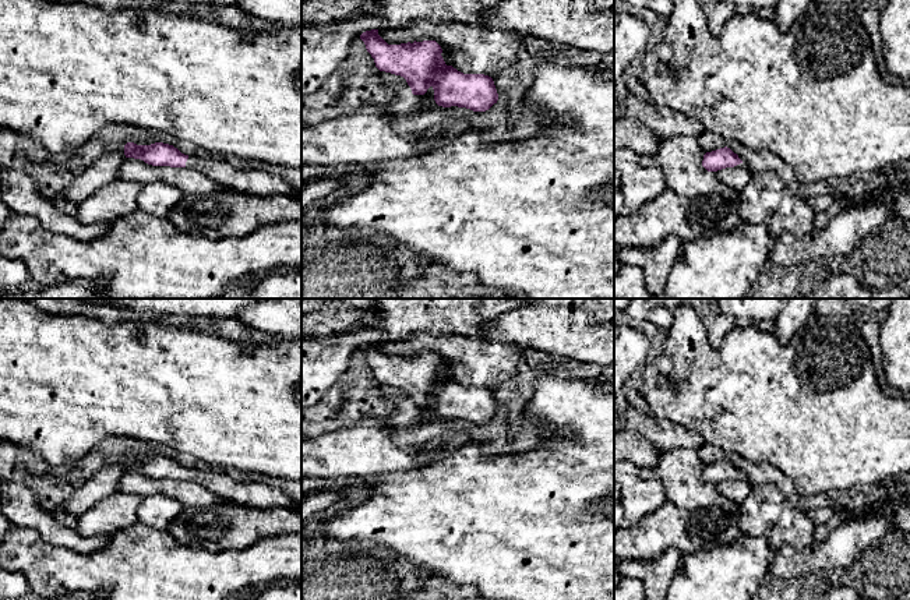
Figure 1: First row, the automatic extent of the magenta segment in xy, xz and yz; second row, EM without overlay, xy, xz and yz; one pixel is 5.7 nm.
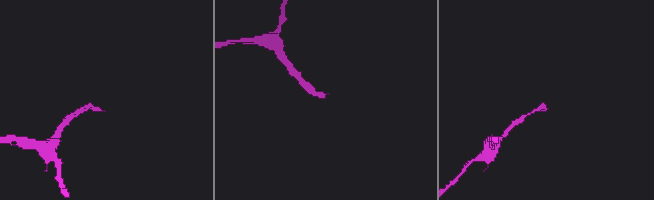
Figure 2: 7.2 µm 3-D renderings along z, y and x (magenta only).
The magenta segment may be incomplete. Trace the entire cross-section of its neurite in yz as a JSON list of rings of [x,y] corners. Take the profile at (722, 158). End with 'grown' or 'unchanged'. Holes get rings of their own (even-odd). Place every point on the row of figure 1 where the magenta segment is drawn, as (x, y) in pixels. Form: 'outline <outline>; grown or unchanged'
outline [[[727,147],[706,152],[702,160],[702,166],[708,172],[717,172],[726,167],[734,167],[740,163],[743,163],[743,160]]]; unchanged

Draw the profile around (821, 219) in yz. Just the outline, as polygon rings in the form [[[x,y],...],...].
[[[868,194],[857,195],[854,198],[835,200],[833,205],[828,211],[814,213],[814,229],[816,229],[816,230],[823,229],[828,225],[828,222],[832,218],[835,218],[839,212],[842,212],[843,209],[846,209],[849,207],[860,205],[867,200],[868,200]]]

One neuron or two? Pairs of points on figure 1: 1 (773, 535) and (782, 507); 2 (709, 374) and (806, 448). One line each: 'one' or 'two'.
1: one
2: one

